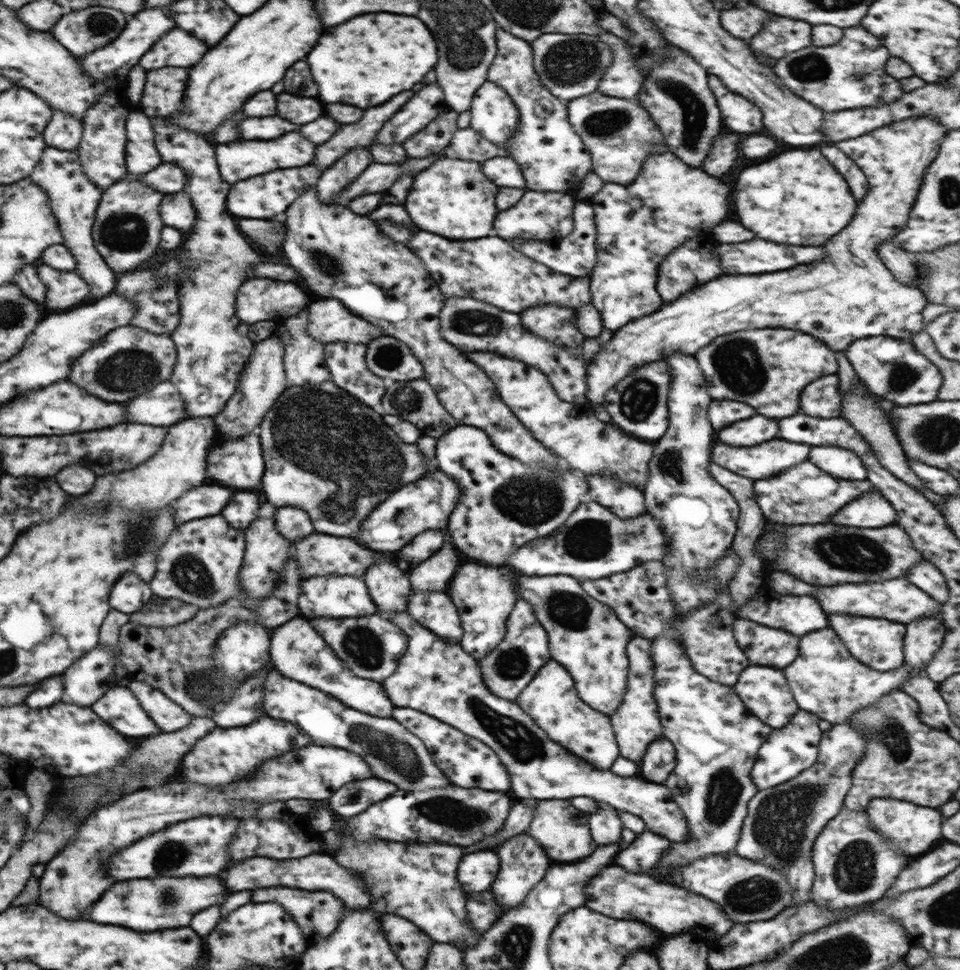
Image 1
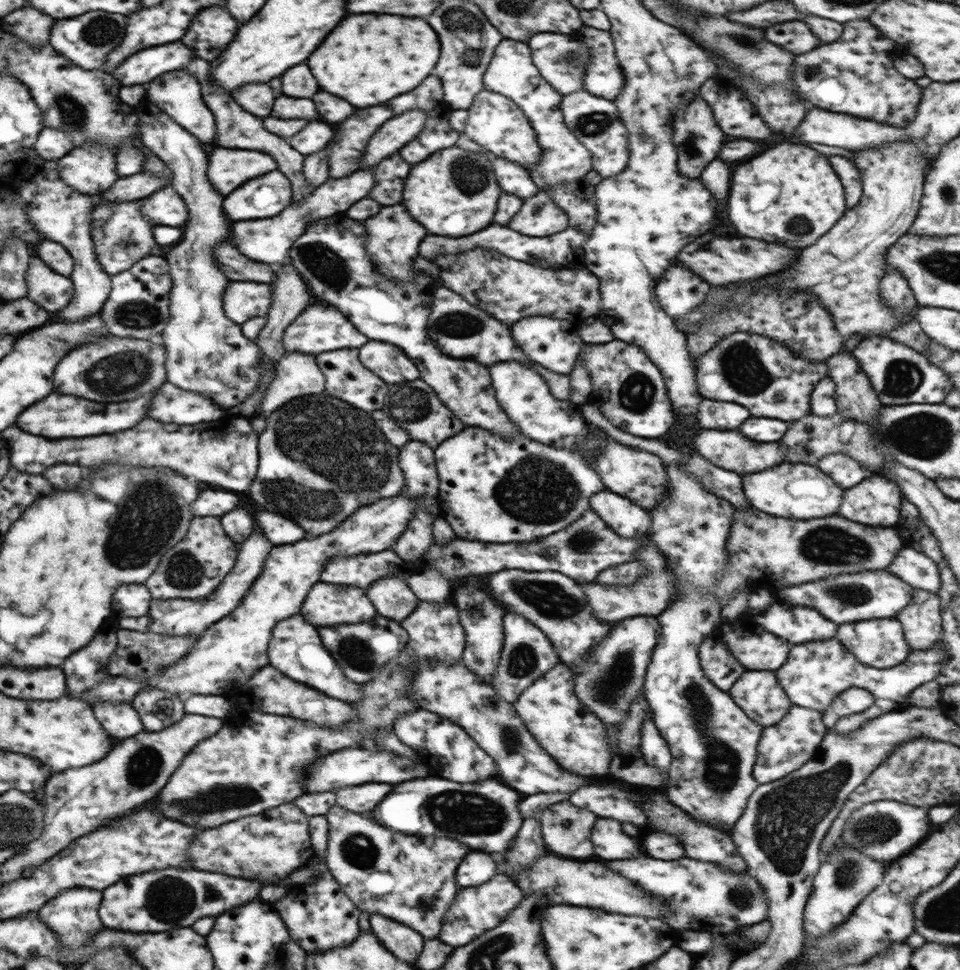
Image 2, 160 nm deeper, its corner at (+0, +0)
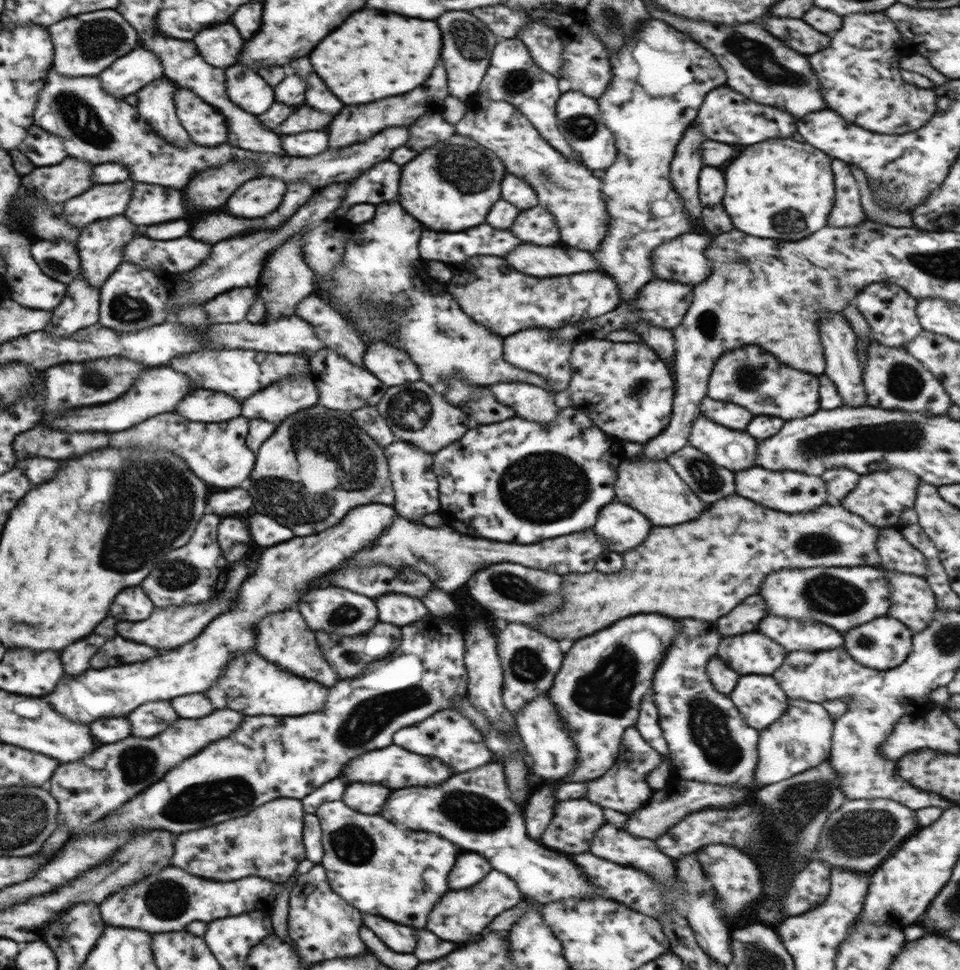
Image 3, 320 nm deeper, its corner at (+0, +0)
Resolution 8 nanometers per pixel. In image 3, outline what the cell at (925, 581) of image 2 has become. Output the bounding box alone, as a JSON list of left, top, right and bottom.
[877,527,925,578]

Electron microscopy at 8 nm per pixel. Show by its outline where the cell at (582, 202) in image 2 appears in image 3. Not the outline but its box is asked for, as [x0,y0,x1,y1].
[454,101,609,252]

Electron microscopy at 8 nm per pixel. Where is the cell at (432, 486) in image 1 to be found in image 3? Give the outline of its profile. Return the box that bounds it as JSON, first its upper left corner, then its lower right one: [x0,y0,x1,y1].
[46,504,396,724]

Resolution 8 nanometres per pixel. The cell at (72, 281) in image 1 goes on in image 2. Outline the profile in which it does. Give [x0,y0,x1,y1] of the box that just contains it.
[25,256,73,314]

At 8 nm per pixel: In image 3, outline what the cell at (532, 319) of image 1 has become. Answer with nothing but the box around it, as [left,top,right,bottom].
[503,328,574,393]

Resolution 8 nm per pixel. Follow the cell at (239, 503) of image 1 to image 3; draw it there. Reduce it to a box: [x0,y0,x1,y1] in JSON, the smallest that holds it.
[217,518,252,568]

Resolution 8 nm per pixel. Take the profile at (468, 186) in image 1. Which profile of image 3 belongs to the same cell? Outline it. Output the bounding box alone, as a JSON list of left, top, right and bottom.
[398,133,507,232]

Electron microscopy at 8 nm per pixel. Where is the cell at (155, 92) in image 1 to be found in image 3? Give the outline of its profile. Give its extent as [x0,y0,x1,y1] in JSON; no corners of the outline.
[174,86,228,146]

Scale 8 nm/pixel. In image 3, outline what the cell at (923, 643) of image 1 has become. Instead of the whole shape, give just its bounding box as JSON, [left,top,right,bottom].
[884,571,937,636]

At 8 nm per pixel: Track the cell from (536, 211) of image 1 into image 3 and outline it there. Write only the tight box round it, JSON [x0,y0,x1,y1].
[510,204,558,246]

